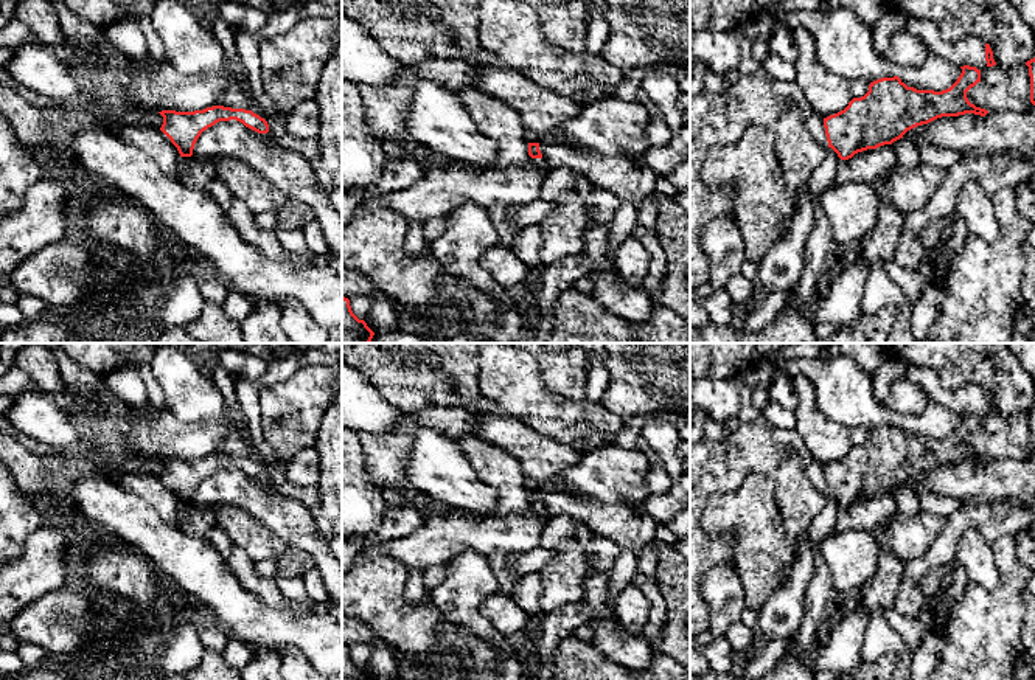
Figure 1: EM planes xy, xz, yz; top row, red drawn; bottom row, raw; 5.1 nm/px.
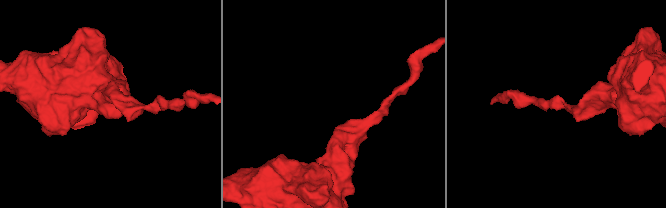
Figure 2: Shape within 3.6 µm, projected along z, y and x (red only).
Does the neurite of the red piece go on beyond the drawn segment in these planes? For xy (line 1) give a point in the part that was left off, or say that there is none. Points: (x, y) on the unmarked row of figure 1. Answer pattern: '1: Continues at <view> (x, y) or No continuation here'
1: No continuation here

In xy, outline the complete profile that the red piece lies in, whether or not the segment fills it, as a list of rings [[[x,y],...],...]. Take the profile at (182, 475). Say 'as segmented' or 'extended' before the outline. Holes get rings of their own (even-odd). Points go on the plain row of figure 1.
as segmented | [[[213,453],[194,460],[162,458],[159,461],[163,464],[160,478],[177,495],[180,505],[191,505],[200,481],[219,469],[236,467],[258,481],[269,480],[267,469],[246,456]]]

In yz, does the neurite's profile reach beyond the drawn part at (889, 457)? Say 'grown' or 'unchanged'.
unchanged

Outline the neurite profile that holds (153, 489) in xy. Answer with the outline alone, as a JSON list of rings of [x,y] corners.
[[[120,470],[113,480],[127,492],[145,500],[165,522],[176,523],[180,512],[180,501],[171,487],[152,474]]]

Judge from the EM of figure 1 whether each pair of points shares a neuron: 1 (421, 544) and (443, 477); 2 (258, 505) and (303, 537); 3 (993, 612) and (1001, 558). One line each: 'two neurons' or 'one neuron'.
1: two neurons
2: one neuron
3: one neuron

